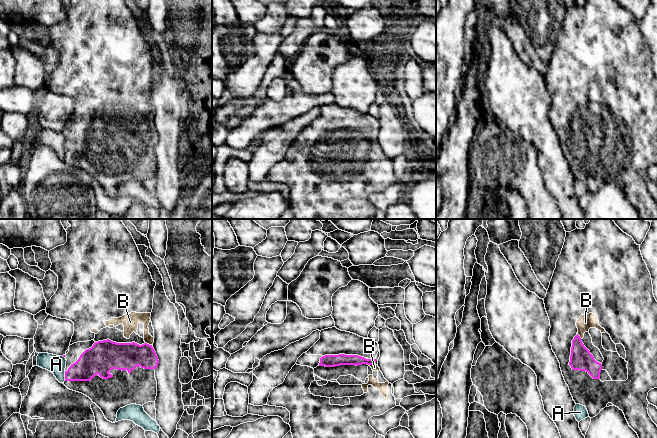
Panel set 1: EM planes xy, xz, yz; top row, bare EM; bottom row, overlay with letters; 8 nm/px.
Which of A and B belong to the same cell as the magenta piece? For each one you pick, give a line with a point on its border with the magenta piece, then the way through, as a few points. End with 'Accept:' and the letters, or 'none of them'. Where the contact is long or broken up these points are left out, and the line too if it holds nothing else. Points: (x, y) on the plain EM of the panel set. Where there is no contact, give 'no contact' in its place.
B: xy (148, 120)
Accept: B

